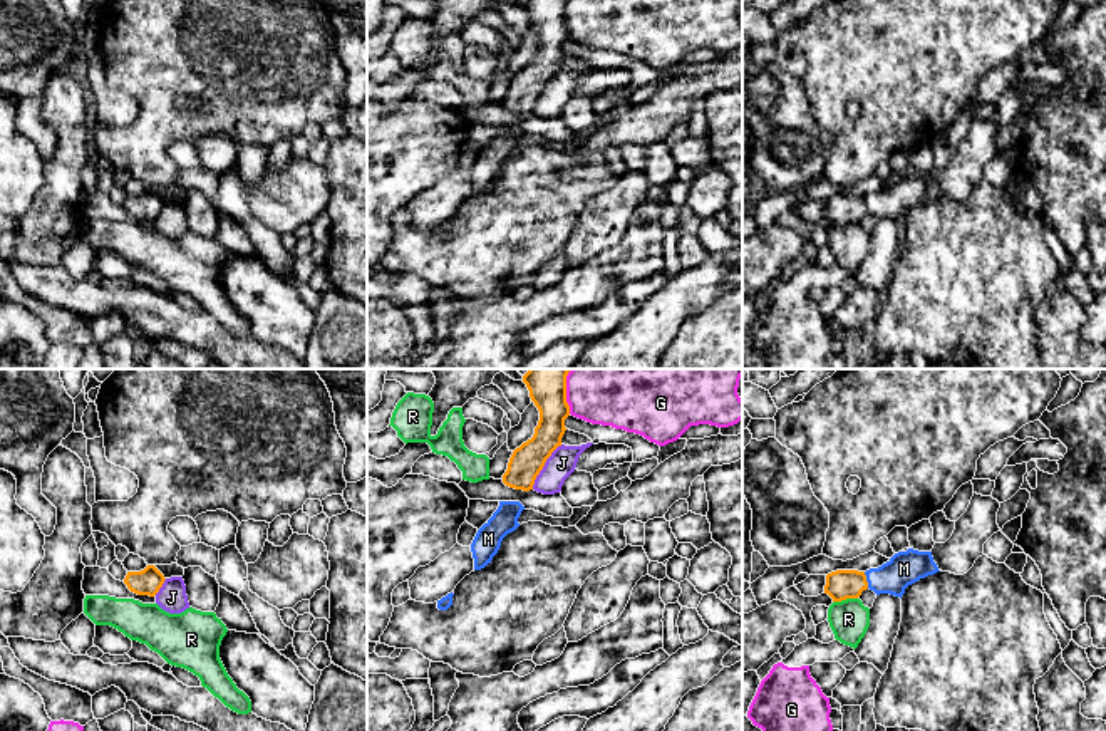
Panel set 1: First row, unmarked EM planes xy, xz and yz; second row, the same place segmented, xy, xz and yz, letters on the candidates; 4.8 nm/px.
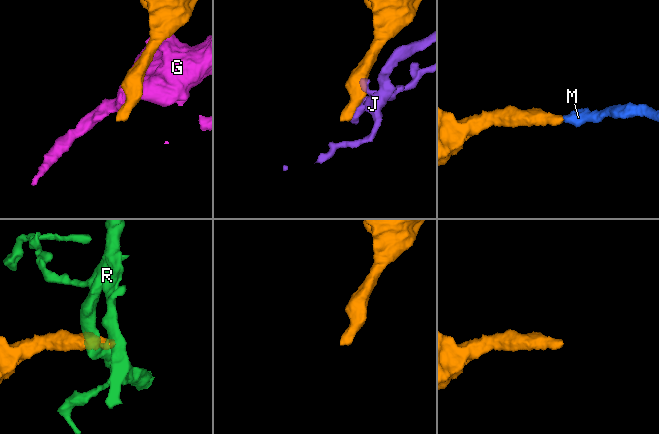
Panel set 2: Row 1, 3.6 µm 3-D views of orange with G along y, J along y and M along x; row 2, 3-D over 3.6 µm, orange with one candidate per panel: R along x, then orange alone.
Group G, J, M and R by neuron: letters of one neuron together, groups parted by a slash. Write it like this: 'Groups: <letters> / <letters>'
Groups: G / J / M / R

